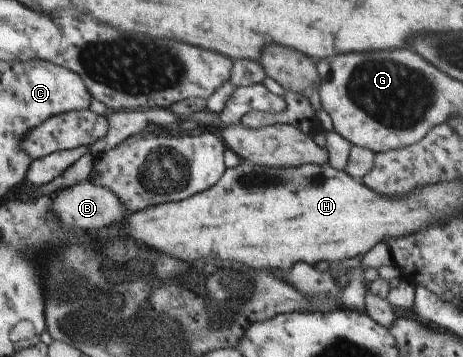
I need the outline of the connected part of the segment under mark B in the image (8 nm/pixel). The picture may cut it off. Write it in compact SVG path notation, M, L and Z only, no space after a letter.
M90 181L58 190L55 199L51 200L50 212L56 215L59 223L64 223L74 229L88 229L88 231L98 231L102 227L120 225L126 219L126 215L129 215L120 199L112 191Z

